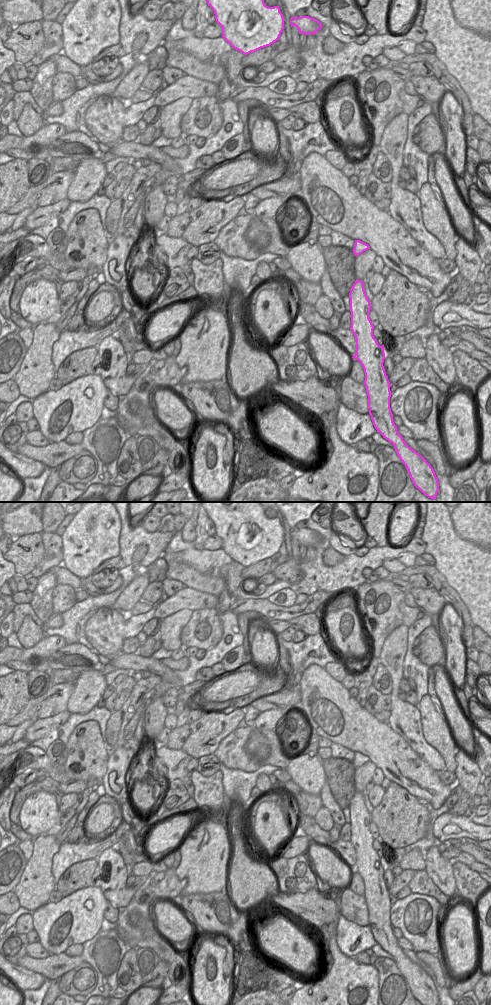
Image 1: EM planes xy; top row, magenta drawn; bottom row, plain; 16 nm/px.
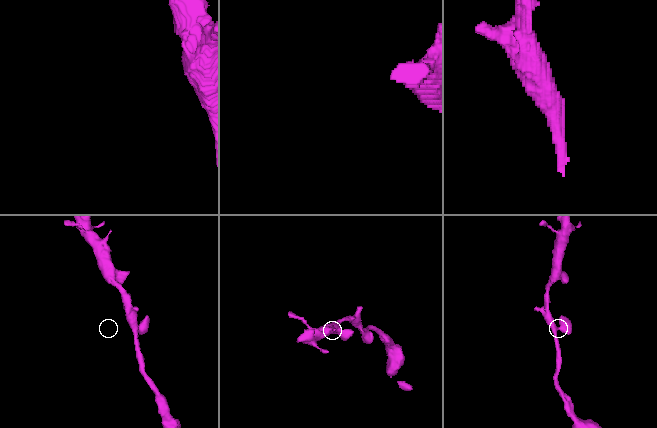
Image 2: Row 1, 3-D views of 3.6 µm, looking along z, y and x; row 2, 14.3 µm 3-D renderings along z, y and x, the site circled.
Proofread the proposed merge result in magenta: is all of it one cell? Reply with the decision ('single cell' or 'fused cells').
single cell

